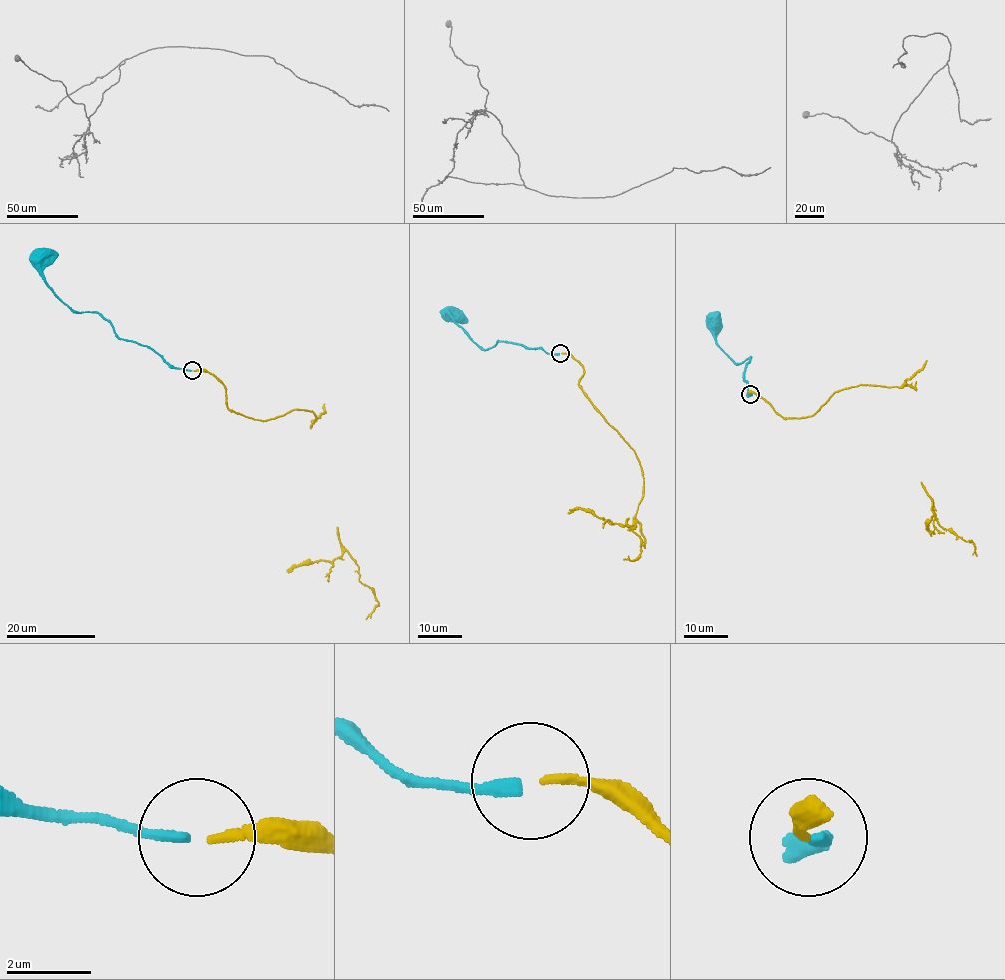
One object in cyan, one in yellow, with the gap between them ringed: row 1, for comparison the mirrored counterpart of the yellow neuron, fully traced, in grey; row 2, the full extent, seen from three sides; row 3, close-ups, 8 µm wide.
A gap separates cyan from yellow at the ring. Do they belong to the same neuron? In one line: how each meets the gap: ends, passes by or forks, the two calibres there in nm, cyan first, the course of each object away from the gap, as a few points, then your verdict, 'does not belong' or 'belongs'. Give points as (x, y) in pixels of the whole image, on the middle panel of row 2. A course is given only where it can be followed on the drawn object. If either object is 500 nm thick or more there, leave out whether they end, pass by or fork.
cyan ends | yellow ends | 280/200 nm | cyan via (559, 353), (502, 341), (485, 350), (447, 312), (450, 313), (449, 309), (451, 315) | yellow via (561, 353), (640, 466), (643, 497), (628, 530), (625, 521), (640, 552), (623, 559) | belongs

